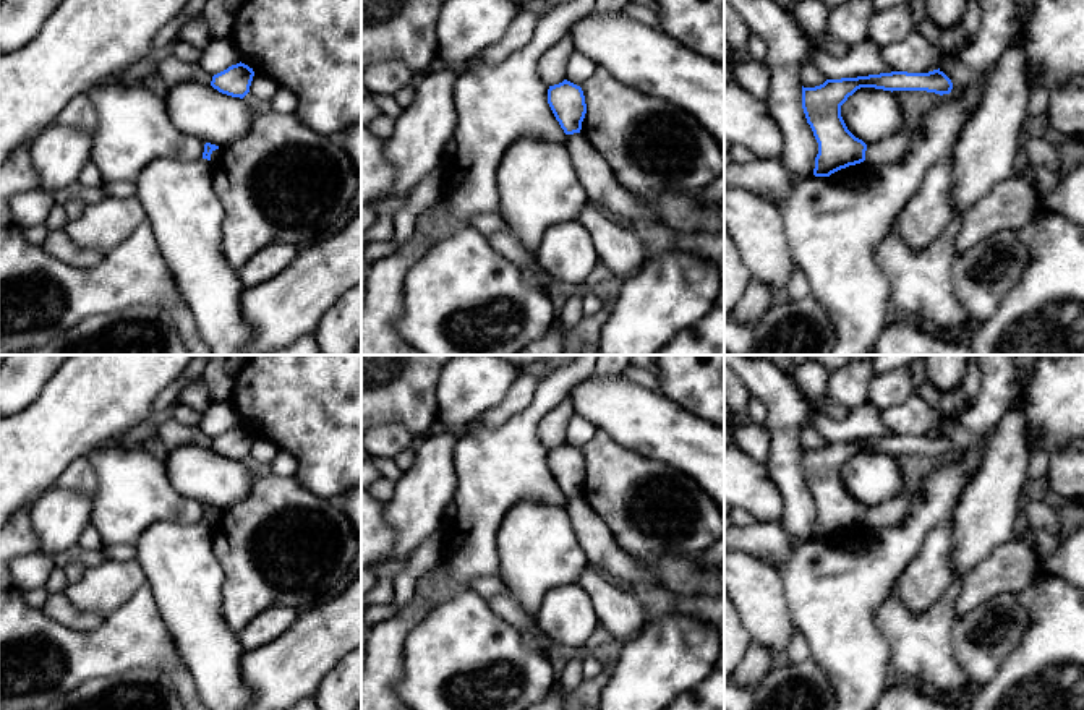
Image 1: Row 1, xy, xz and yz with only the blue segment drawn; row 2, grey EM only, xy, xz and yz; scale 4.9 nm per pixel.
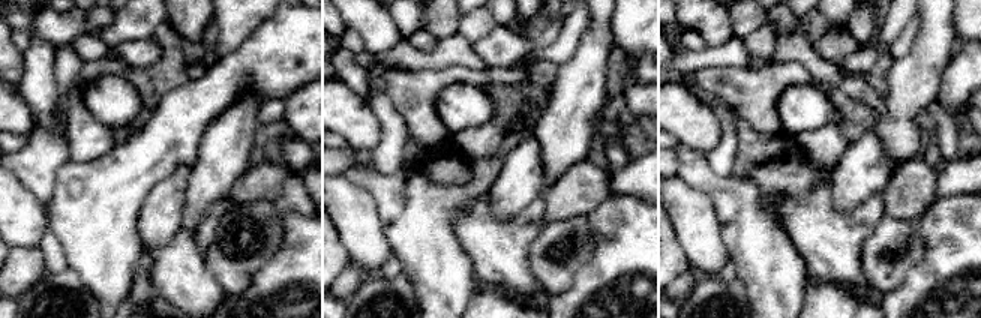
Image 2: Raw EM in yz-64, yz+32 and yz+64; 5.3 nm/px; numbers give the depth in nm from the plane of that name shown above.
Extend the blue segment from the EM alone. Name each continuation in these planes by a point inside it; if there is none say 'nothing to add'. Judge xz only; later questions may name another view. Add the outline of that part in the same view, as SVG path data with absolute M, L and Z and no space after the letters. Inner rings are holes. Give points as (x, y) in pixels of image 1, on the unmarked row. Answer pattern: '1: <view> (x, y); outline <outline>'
nothing to add

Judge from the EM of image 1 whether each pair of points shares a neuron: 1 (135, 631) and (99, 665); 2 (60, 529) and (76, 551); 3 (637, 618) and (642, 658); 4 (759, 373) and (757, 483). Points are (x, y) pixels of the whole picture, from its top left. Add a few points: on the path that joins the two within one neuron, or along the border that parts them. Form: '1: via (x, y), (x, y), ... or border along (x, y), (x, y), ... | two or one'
1: via (127, 639), (107, 657) | one
2: border along (75, 543), (52, 556) | two
3: border along (650, 620), (624, 642) | two
4: border along (765, 466), (783, 500) | two

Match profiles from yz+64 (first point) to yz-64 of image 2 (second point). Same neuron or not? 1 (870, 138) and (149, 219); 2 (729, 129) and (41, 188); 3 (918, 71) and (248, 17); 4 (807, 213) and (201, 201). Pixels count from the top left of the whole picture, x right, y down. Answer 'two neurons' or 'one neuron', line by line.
1: one neuron
2: two neurons
3: two neurons
4: two neurons

